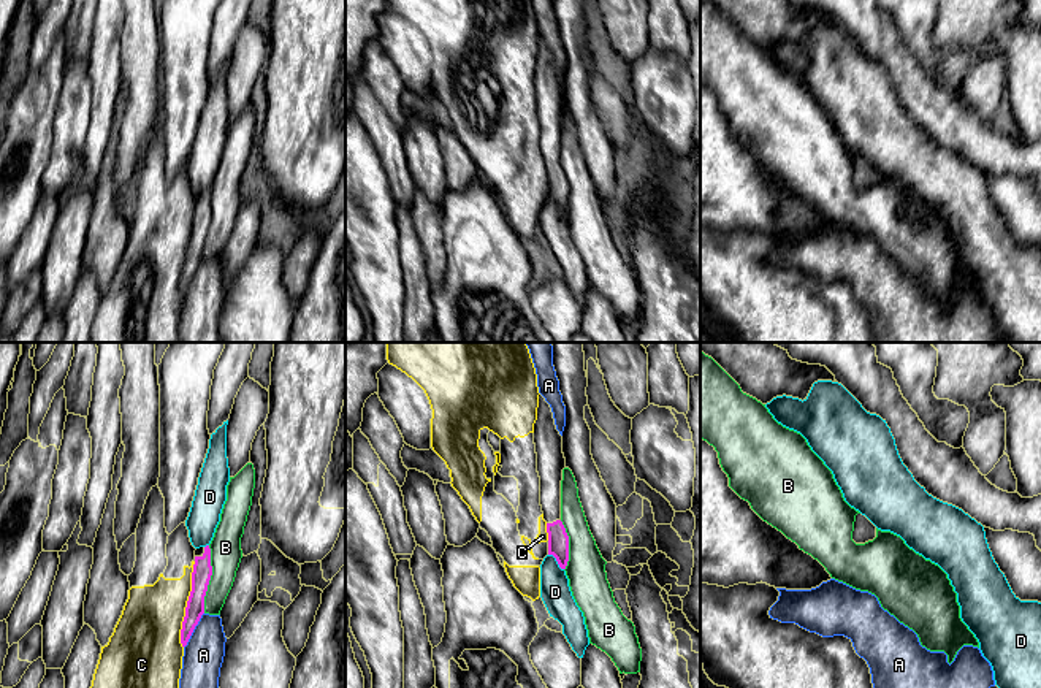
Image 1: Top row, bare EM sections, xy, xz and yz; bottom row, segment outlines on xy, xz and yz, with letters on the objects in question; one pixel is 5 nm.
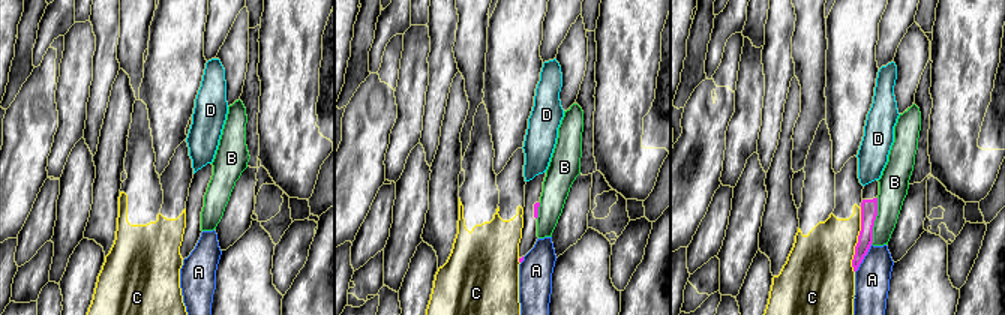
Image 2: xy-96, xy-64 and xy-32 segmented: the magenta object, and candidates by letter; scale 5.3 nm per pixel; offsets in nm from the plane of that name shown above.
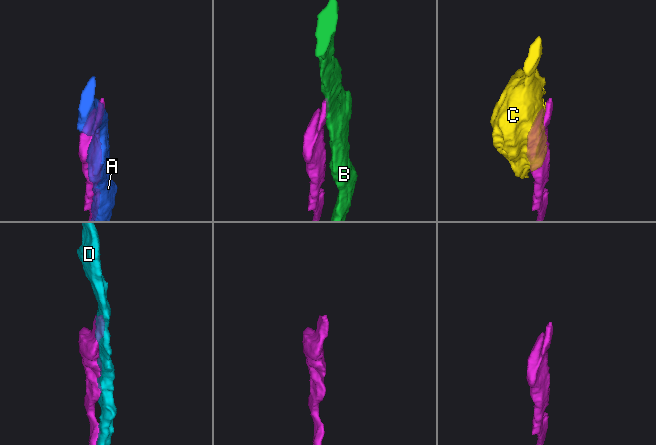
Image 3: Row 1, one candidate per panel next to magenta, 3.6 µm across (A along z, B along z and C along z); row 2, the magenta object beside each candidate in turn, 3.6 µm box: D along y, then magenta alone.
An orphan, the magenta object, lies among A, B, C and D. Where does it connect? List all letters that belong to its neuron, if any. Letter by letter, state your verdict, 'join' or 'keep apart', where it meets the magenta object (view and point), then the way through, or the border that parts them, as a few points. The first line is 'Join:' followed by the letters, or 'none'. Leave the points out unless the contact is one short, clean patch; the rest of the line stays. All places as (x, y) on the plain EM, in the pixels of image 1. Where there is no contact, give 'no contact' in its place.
Join: none
A: keep apart; meets magenta in xy at (194, 273)
B: keep apart; meets magenta in xy at (209, 224); border along xy (209, 191), (211, 224), (203, 257)
C: keep apart; meets magenta in xy at (187, 249)
D: keep apart; meets magenta in xz at (556, 205)

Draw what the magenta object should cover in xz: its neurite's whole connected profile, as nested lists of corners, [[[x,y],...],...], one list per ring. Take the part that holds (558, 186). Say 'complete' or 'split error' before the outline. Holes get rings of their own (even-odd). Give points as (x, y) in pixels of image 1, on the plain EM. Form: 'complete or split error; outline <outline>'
split error; outline [[[539,40],[537,65],[534,68],[537,117],[540,122],[540,151],[548,178],[548,200],[553,200],[561,214],[569,206],[569,181],[561,166],[561,125],[566,103],[562,81],[556,75],[550,49]]]

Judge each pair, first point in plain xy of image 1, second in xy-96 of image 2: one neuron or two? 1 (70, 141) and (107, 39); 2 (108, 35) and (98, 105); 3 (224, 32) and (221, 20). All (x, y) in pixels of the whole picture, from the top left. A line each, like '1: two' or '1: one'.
1: two
2: one
3: one

